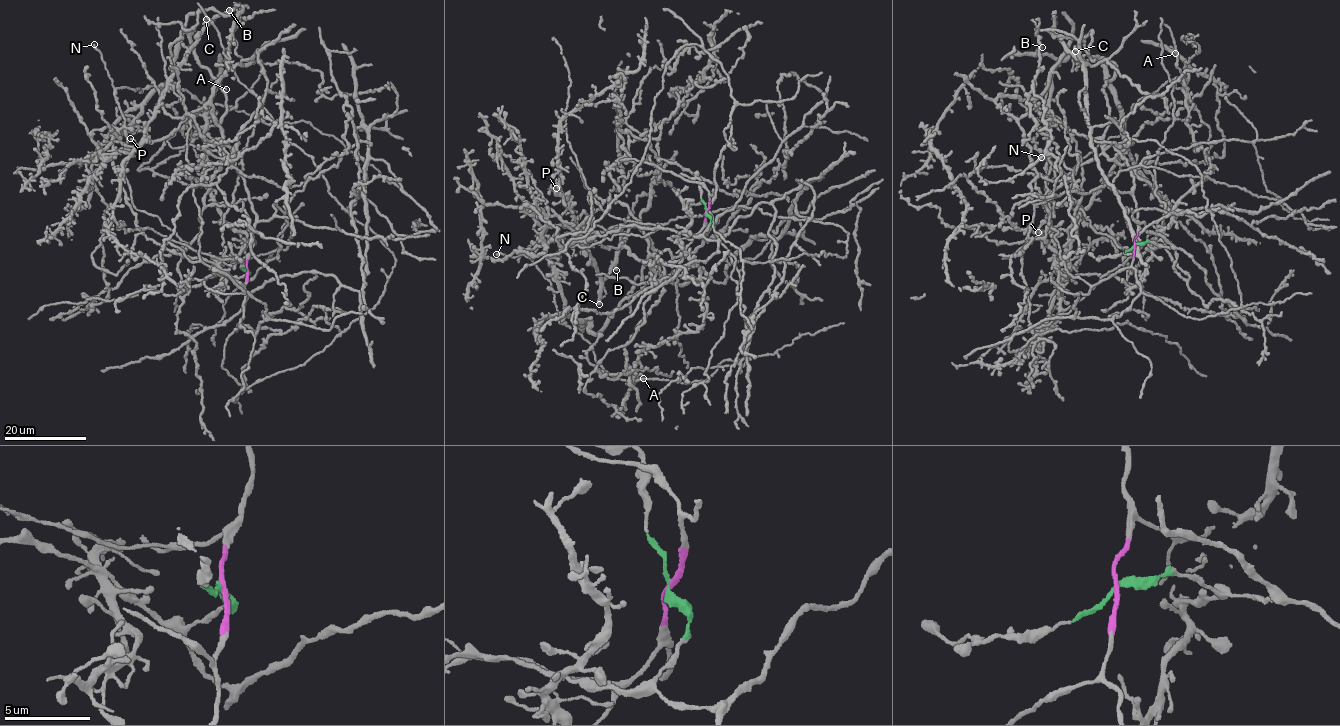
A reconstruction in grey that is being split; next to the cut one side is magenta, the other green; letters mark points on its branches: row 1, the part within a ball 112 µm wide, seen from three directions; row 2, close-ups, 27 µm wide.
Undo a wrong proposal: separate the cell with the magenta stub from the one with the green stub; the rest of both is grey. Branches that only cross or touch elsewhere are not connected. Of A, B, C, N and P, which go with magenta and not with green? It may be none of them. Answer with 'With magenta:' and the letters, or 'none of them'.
With magenta: A, B, C, N, P

